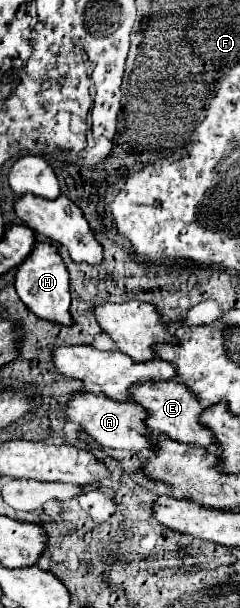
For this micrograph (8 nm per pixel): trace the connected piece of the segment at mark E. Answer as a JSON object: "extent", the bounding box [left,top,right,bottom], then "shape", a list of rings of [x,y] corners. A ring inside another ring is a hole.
{"extent":[130,381,216,447],"shape":[[[178,381],[138,383],[130,389],[130,393],[134,401],[140,403],[150,413],[146,423],[152,433],[164,433],[170,439],[176,439],[178,443],[190,443],[190,445],[200,445],[200,447],[208,447],[216,443],[216,437],[212,435],[212,431],[200,423],[200,415],[204,407],[200,405],[198,397],[186,385]]]}

